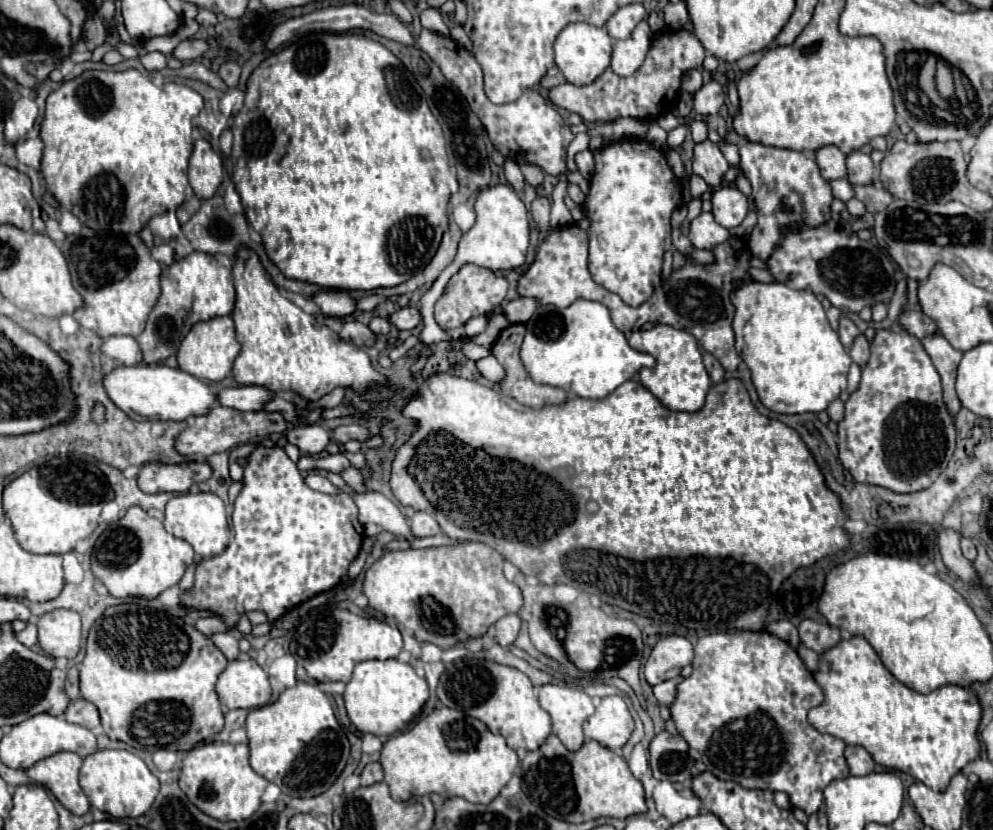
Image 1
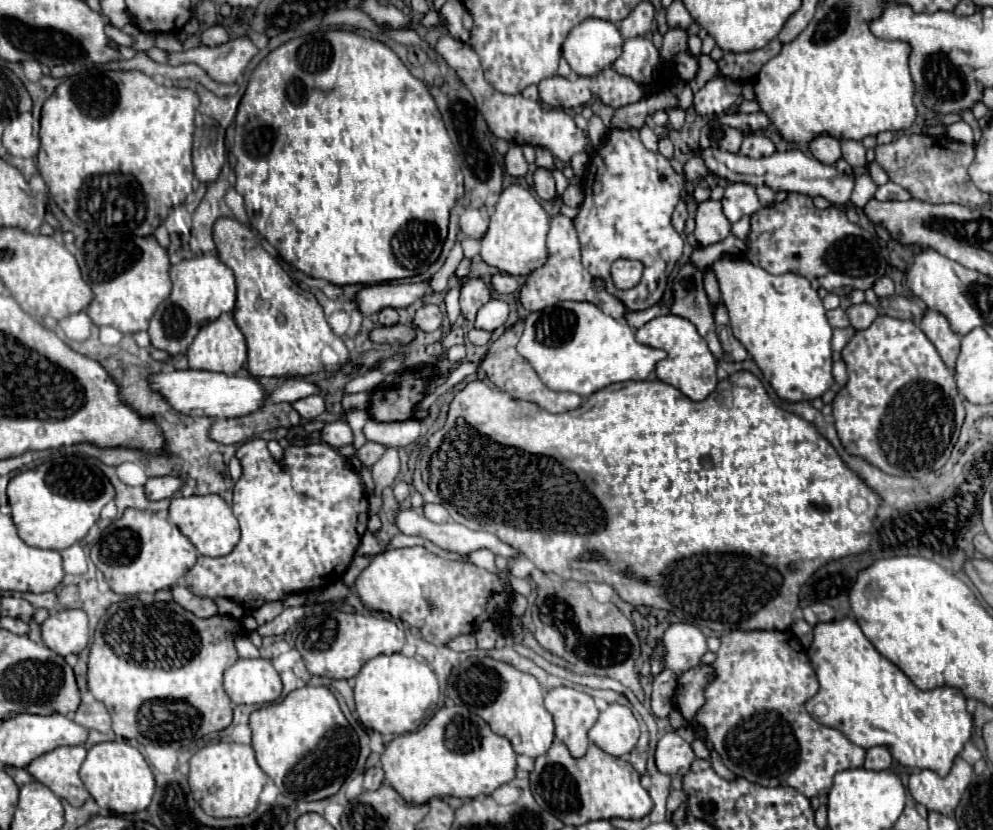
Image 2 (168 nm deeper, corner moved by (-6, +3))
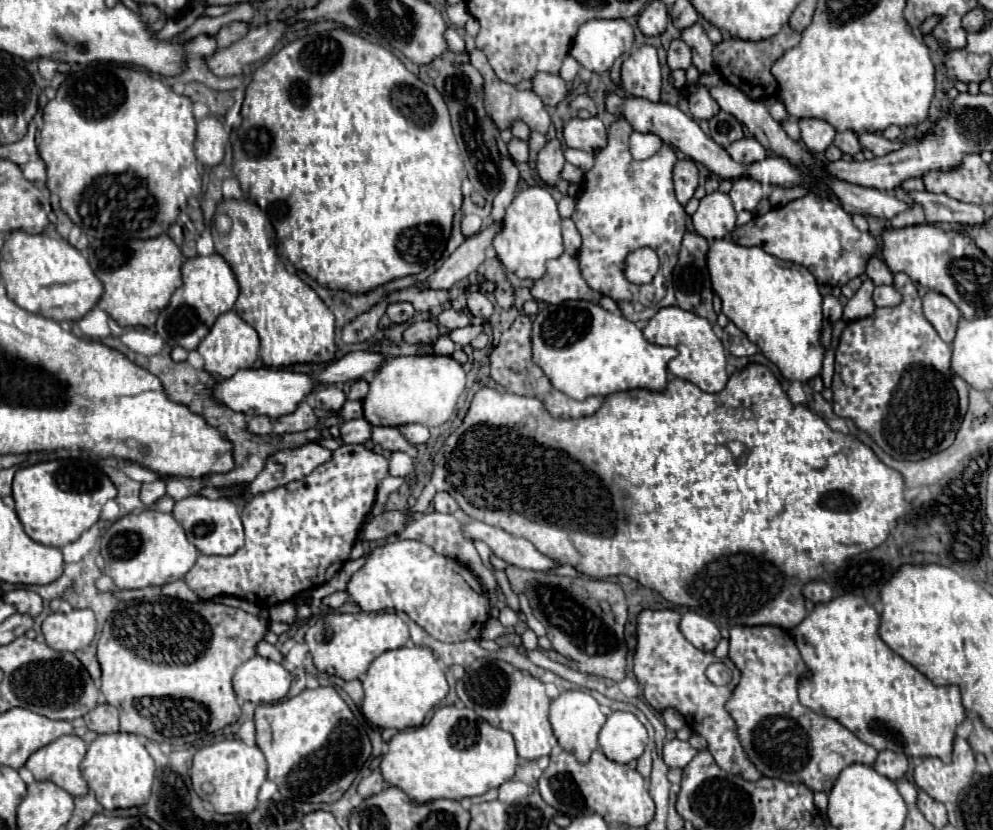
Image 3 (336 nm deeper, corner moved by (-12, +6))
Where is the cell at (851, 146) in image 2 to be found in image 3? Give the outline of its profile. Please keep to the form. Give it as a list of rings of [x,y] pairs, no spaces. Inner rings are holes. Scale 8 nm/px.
[[[851,130],[839,132],[839,134],[835,136],[835,146],[837,146],[843,154],[849,154],[849,156],[855,156],[857,152],[863,150],[863,148],[861,148],[861,142],[859,142],[859,136],[857,136],[855,132],[851,132]]]

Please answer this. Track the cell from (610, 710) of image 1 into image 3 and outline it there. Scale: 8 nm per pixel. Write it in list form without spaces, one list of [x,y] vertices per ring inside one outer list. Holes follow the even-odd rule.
[[[613,712],[599,732],[599,748],[615,762],[637,760],[647,744],[647,730],[633,712]]]

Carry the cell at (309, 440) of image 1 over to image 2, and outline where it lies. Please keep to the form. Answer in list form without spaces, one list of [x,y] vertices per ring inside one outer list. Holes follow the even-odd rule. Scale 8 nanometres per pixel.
[[[345,421],[327,423],[323,427],[323,431],[321,431],[321,437],[323,437],[325,443],[329,443],[329,445],[333,445],[337,449],[353,443],[353,431],[351,431],[351,427]]]

